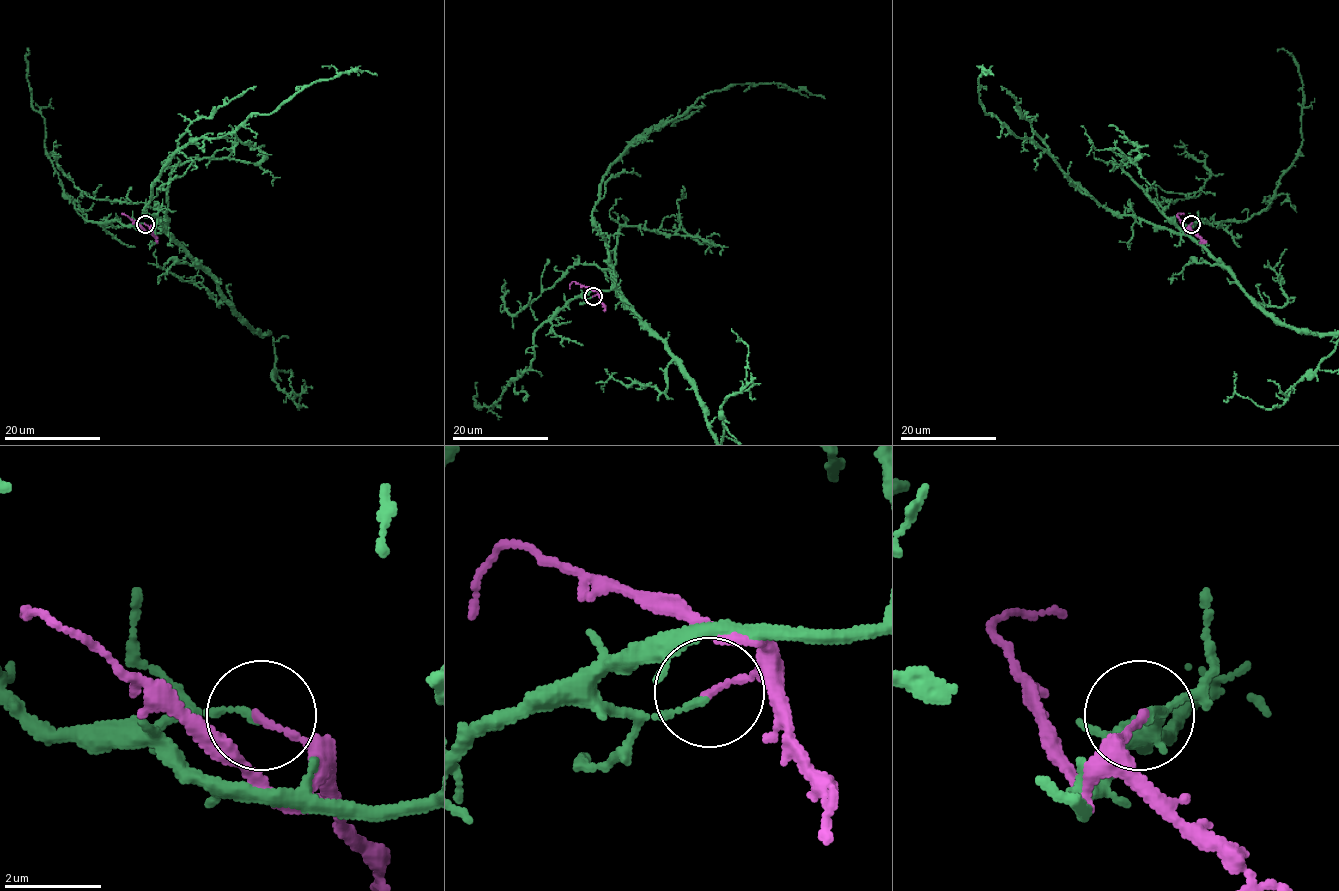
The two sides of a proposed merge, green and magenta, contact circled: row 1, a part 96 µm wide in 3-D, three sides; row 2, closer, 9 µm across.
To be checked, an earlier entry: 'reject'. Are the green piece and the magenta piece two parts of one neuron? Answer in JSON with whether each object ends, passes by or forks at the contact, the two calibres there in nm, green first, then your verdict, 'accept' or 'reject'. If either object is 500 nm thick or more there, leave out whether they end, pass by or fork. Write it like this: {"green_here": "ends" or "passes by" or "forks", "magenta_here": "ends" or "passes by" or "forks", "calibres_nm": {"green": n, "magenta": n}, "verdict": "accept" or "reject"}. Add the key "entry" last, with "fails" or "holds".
{"green_here": "ends", "magenta_here": "ends", "calibres_nm": {"green": 110, "magenta": 140}, "verdict": "reject", "entry": "holds"}

